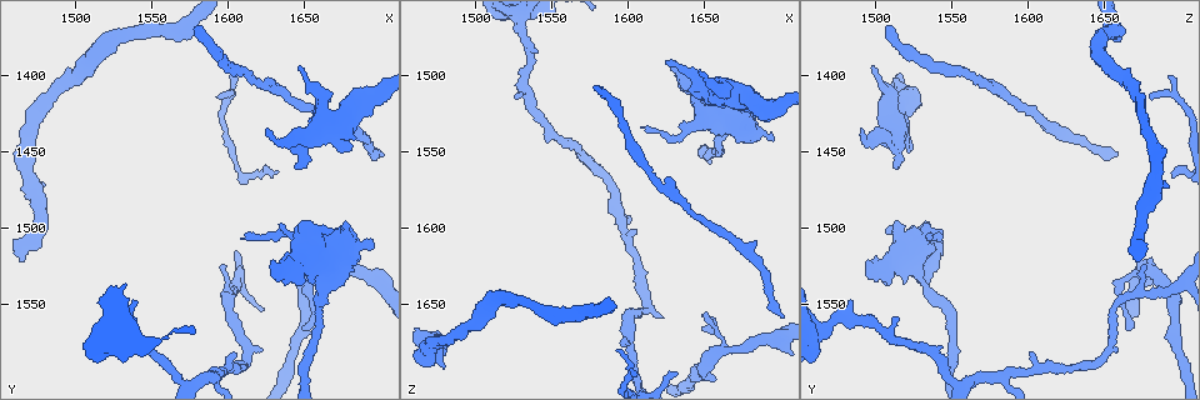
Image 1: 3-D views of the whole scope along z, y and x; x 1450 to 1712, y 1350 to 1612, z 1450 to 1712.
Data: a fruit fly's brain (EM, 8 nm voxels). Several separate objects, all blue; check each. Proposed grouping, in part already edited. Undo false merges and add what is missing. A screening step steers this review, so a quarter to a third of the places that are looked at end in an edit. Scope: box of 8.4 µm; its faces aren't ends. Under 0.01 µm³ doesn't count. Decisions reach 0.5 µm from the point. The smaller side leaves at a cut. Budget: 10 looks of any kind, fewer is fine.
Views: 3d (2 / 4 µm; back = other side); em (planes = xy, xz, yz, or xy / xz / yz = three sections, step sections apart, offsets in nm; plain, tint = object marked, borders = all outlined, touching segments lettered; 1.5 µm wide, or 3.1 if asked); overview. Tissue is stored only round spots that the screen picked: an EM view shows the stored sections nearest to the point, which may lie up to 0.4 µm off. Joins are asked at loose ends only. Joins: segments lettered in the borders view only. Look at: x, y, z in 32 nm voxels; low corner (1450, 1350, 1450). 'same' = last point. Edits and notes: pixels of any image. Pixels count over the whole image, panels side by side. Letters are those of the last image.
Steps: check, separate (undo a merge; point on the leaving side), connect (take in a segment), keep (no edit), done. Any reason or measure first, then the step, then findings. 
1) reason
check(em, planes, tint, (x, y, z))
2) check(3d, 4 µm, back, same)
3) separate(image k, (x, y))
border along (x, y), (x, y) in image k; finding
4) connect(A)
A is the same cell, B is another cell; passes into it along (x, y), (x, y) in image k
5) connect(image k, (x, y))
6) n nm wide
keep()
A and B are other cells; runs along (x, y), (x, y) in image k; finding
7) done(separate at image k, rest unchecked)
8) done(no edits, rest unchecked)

branch stops here
check(3d, 2 µm, (1580, 1368, 1508))

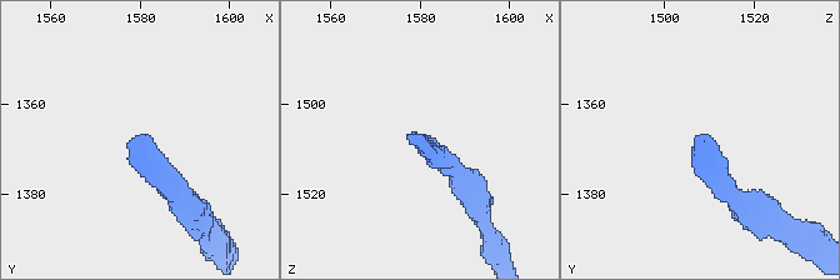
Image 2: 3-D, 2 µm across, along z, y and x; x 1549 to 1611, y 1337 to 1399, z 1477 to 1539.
shape alone is not enough
check(em, planes, plain, (1578, 1368, 1506))

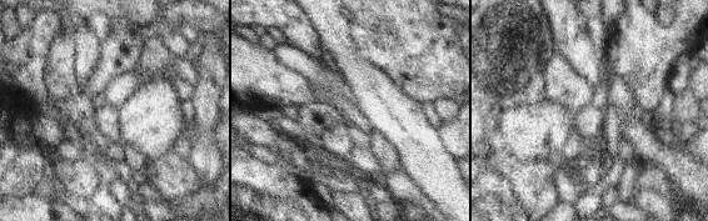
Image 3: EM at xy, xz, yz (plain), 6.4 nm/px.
check(em, planes, borders, same)

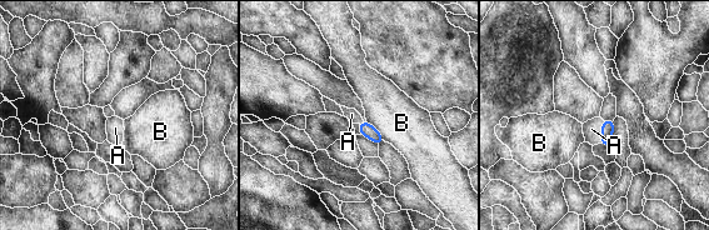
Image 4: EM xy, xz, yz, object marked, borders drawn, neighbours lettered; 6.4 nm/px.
connect(A)
A is the same cell, B is another cell; passes into it along (608, 125), (602, 130), (592, 129) in image 4; the neuron continues

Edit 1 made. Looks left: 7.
narrows sharply
check(em, planes, borders, (1614, 1402, 1564))

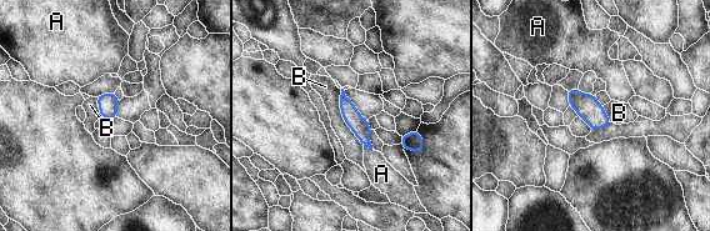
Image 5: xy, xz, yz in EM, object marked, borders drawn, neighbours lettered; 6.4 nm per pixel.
120 nm wide
keep()
A and B are other cells; continuous, no second neuron

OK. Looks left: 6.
an open end
check(3d, 4 µm, (1672, 1450, 1522))

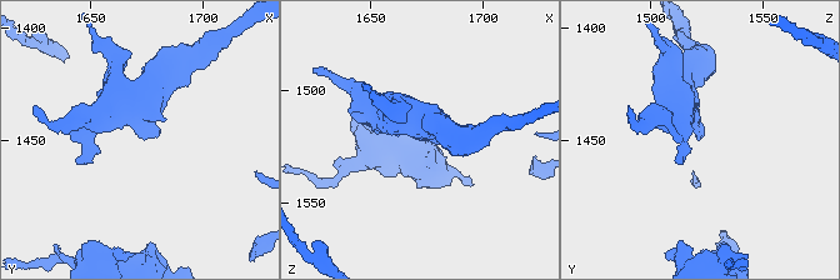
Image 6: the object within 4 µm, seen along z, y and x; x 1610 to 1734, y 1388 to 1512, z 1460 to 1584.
need the tissue
check(em, xz, step 8, tint, (1675, 1451, 1522))

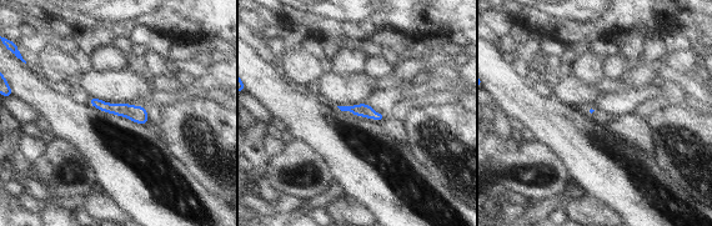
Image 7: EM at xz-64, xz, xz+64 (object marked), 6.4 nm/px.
check(em, planes, borders, same)

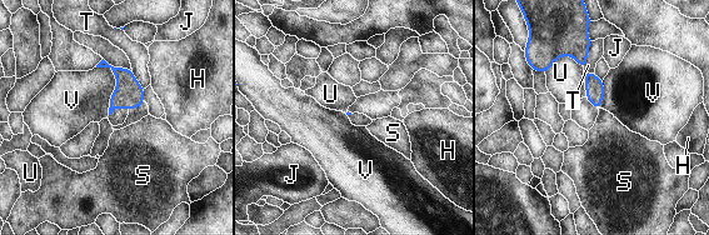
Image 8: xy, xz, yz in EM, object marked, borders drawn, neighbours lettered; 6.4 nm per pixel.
keep()
H, J, S, T, U and V are other cells; border along (96, 66), (116, 80), (108, 114) in image 8; no lettered segment goes on from it

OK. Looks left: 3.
check(overview)

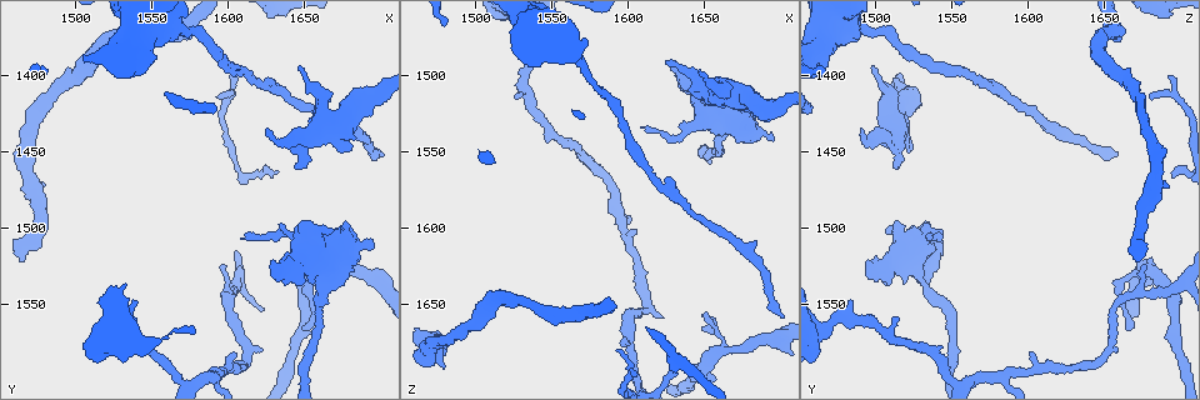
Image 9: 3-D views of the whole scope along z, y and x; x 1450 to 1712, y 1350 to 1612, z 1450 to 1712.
an open end
check(3d, 4 µm, (1538, 1546, 1482))

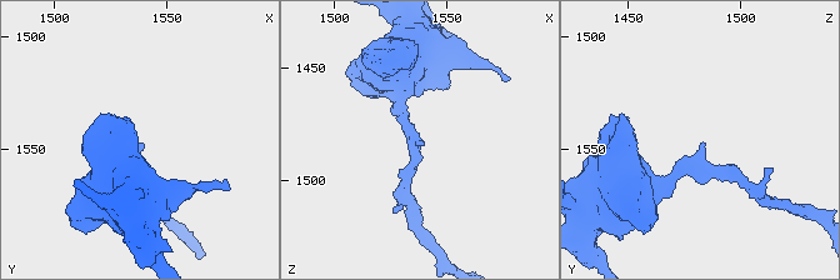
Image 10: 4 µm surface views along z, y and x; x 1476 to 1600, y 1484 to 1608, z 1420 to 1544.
now the EM
check(em, planes, borders, (1539, 1548, 1482))

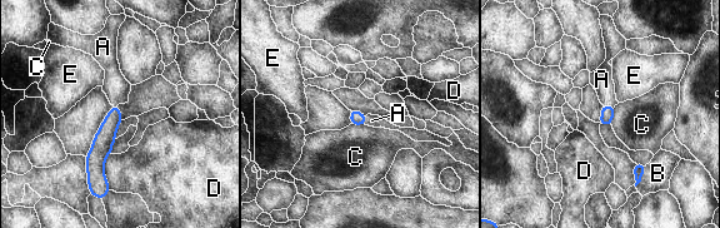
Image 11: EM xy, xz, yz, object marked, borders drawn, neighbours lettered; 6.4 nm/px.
D touches over 240 nm
connect(A)
A is the same cell, B, C, D and E are other cells; it goes on there

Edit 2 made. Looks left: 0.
done(connect at image 4, connect at image 11, rest unchecked)

